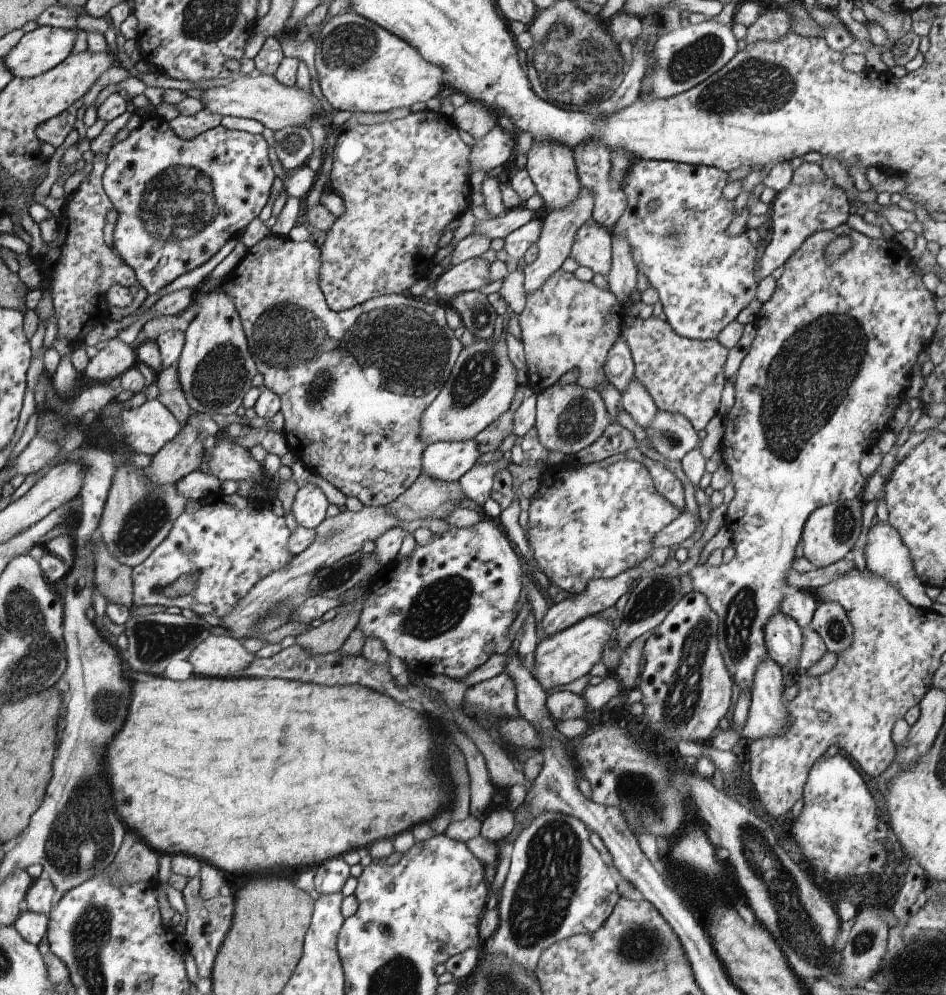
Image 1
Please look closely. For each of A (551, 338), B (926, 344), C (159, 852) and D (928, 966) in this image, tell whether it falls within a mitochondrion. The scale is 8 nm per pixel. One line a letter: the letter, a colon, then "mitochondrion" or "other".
A: other
B: other
C: other
D: mitochondrion

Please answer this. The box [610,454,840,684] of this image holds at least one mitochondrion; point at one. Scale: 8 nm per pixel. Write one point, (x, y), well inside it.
(736, 626)

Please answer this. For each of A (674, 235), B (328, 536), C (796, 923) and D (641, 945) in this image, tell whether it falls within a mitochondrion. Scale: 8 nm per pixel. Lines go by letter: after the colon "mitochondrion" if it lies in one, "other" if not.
A: mitochondrion
B: mitochondrion
C: mitochondrion
D: mitochondrion

